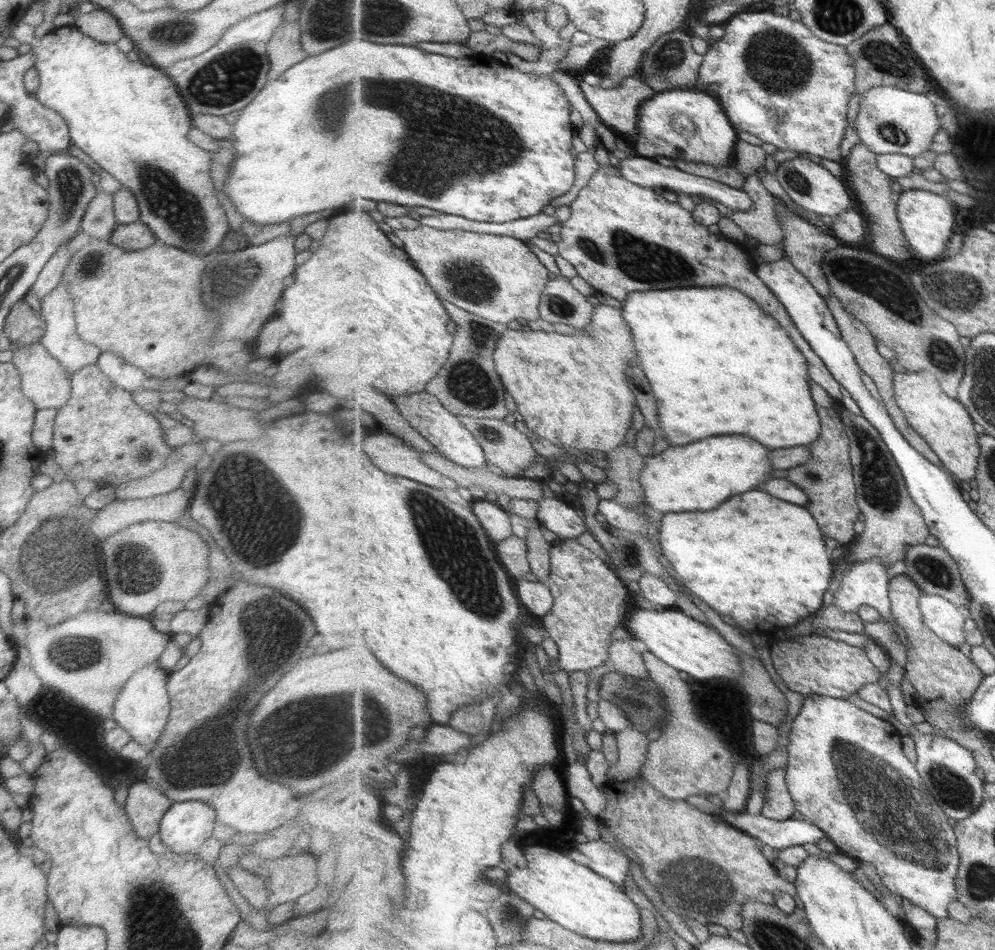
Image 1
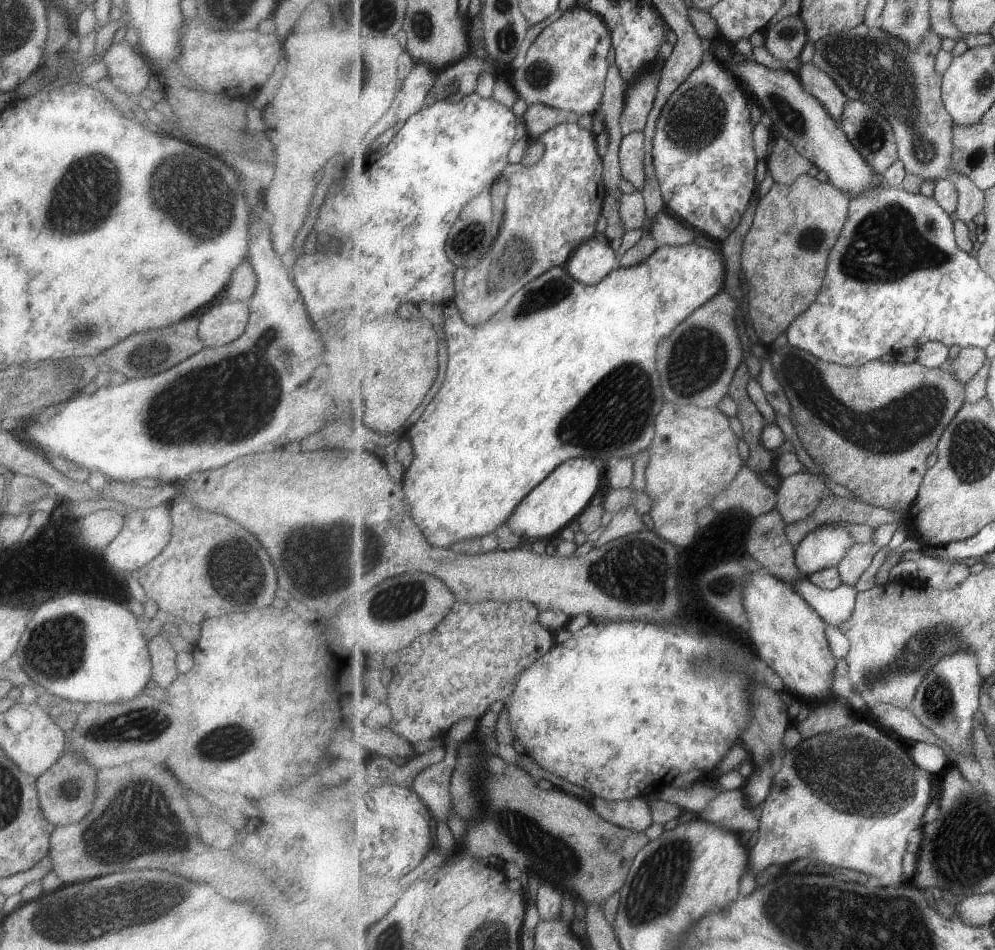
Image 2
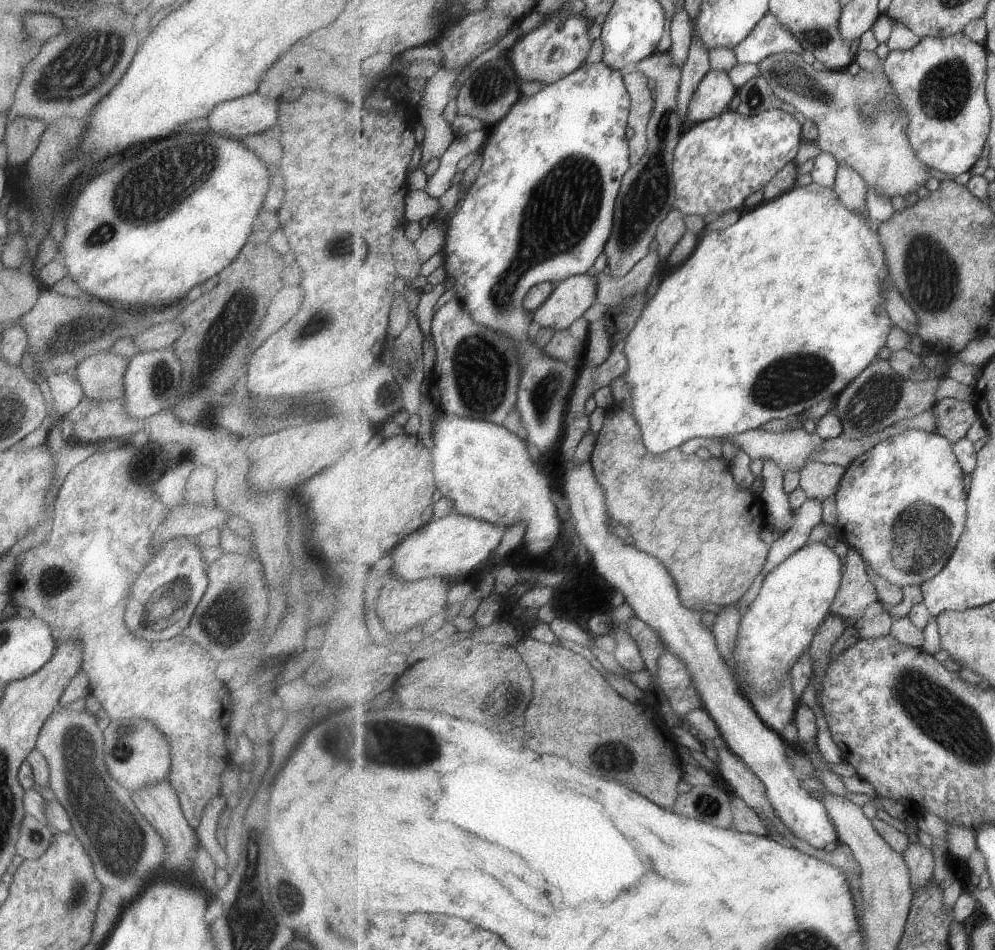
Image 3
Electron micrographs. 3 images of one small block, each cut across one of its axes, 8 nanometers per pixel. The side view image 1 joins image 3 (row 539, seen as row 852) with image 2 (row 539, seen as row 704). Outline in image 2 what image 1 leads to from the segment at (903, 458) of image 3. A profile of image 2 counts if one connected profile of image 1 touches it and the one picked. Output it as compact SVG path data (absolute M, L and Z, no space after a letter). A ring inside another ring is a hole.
M844 524L820 525L795 547L796 561L805 577L810 578L814 572L837 567L856 544Z

